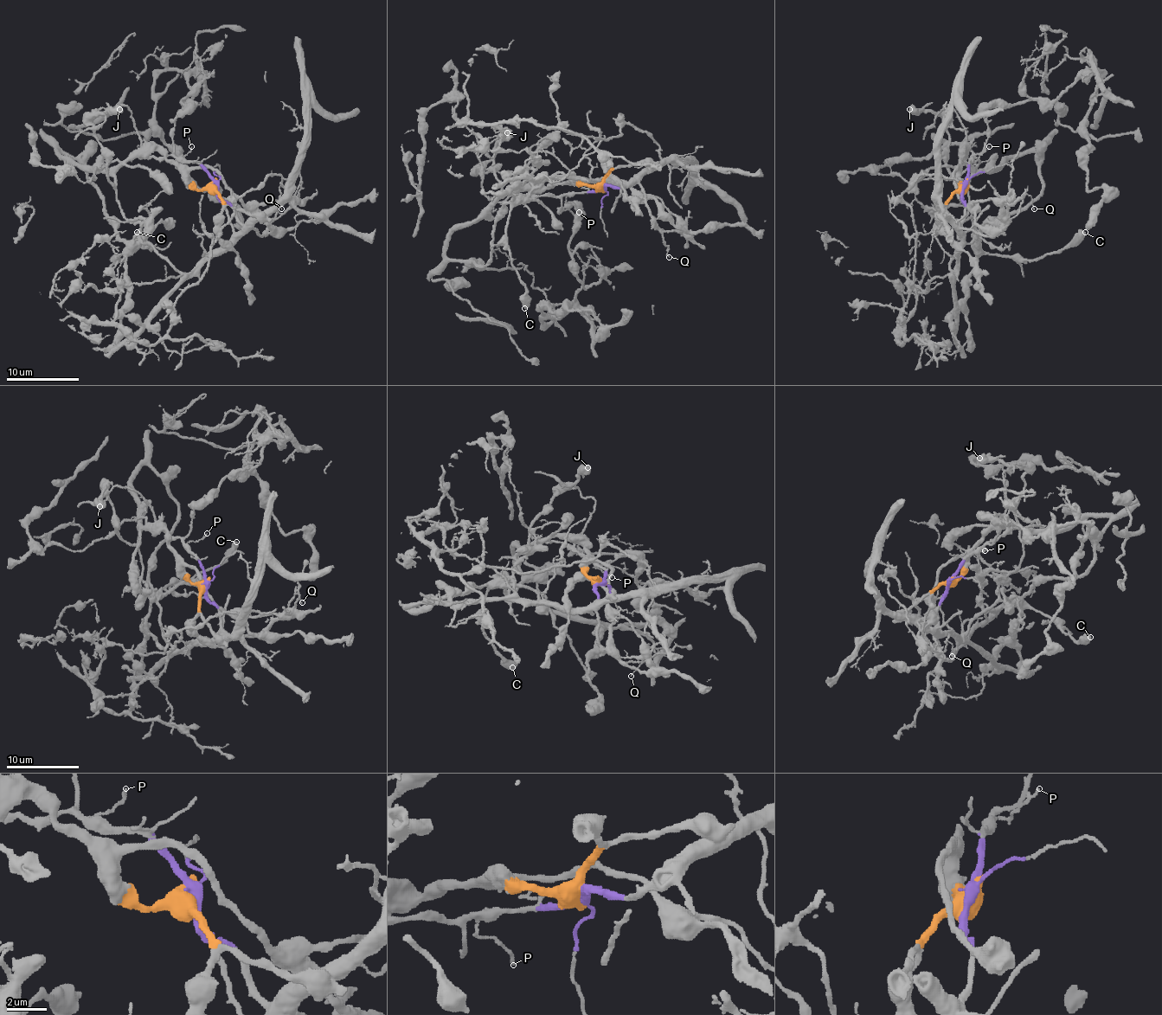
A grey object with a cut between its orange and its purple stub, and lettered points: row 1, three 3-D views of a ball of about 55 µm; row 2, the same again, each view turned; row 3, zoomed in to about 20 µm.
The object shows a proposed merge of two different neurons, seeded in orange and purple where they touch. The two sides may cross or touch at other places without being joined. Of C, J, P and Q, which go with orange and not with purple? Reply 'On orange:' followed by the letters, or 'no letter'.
On orange: C, J

